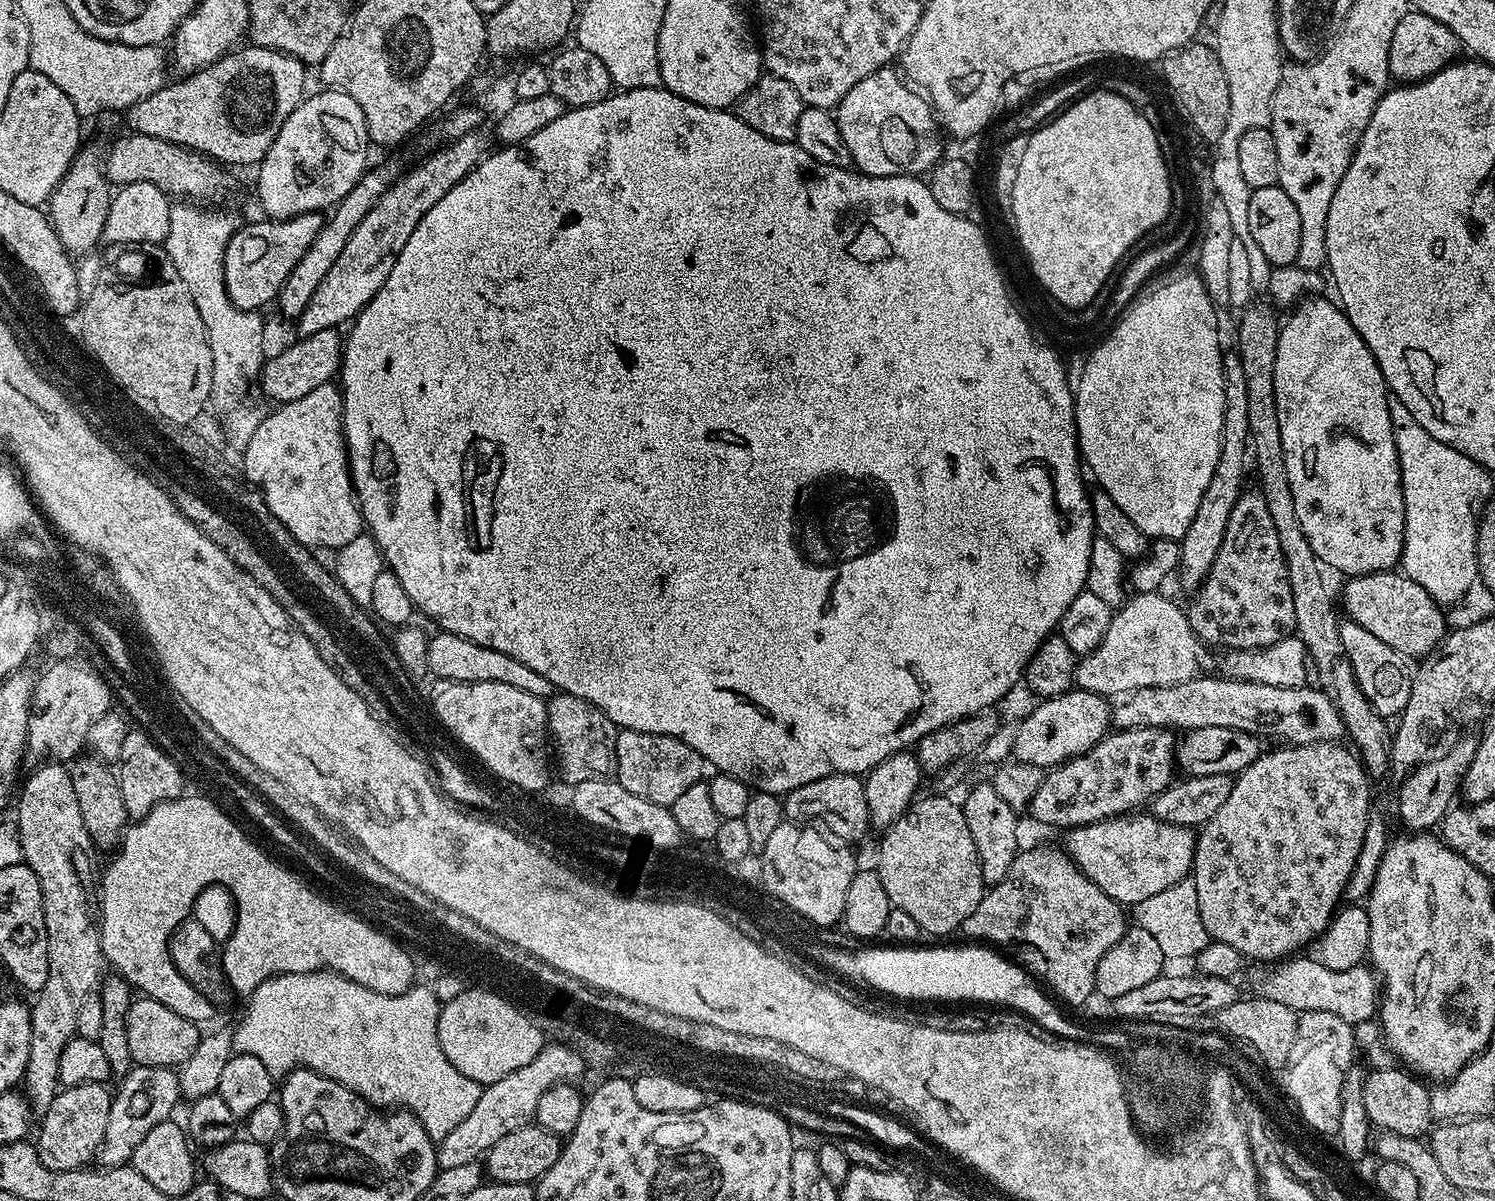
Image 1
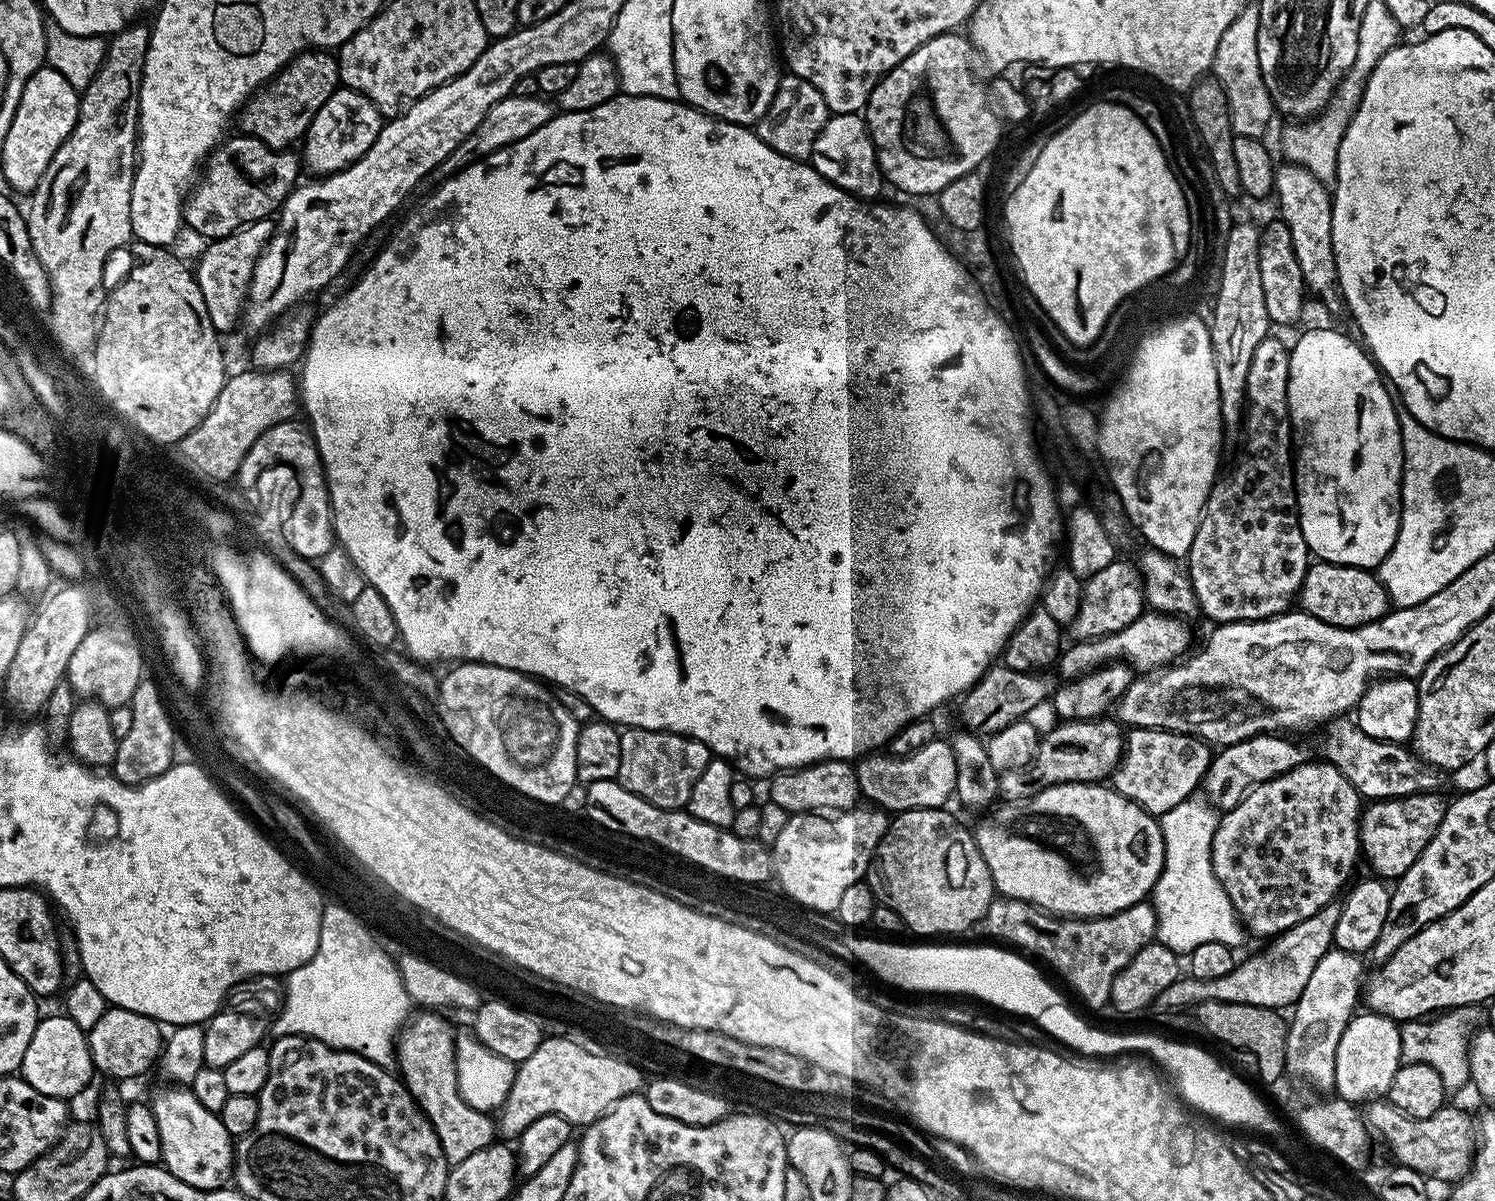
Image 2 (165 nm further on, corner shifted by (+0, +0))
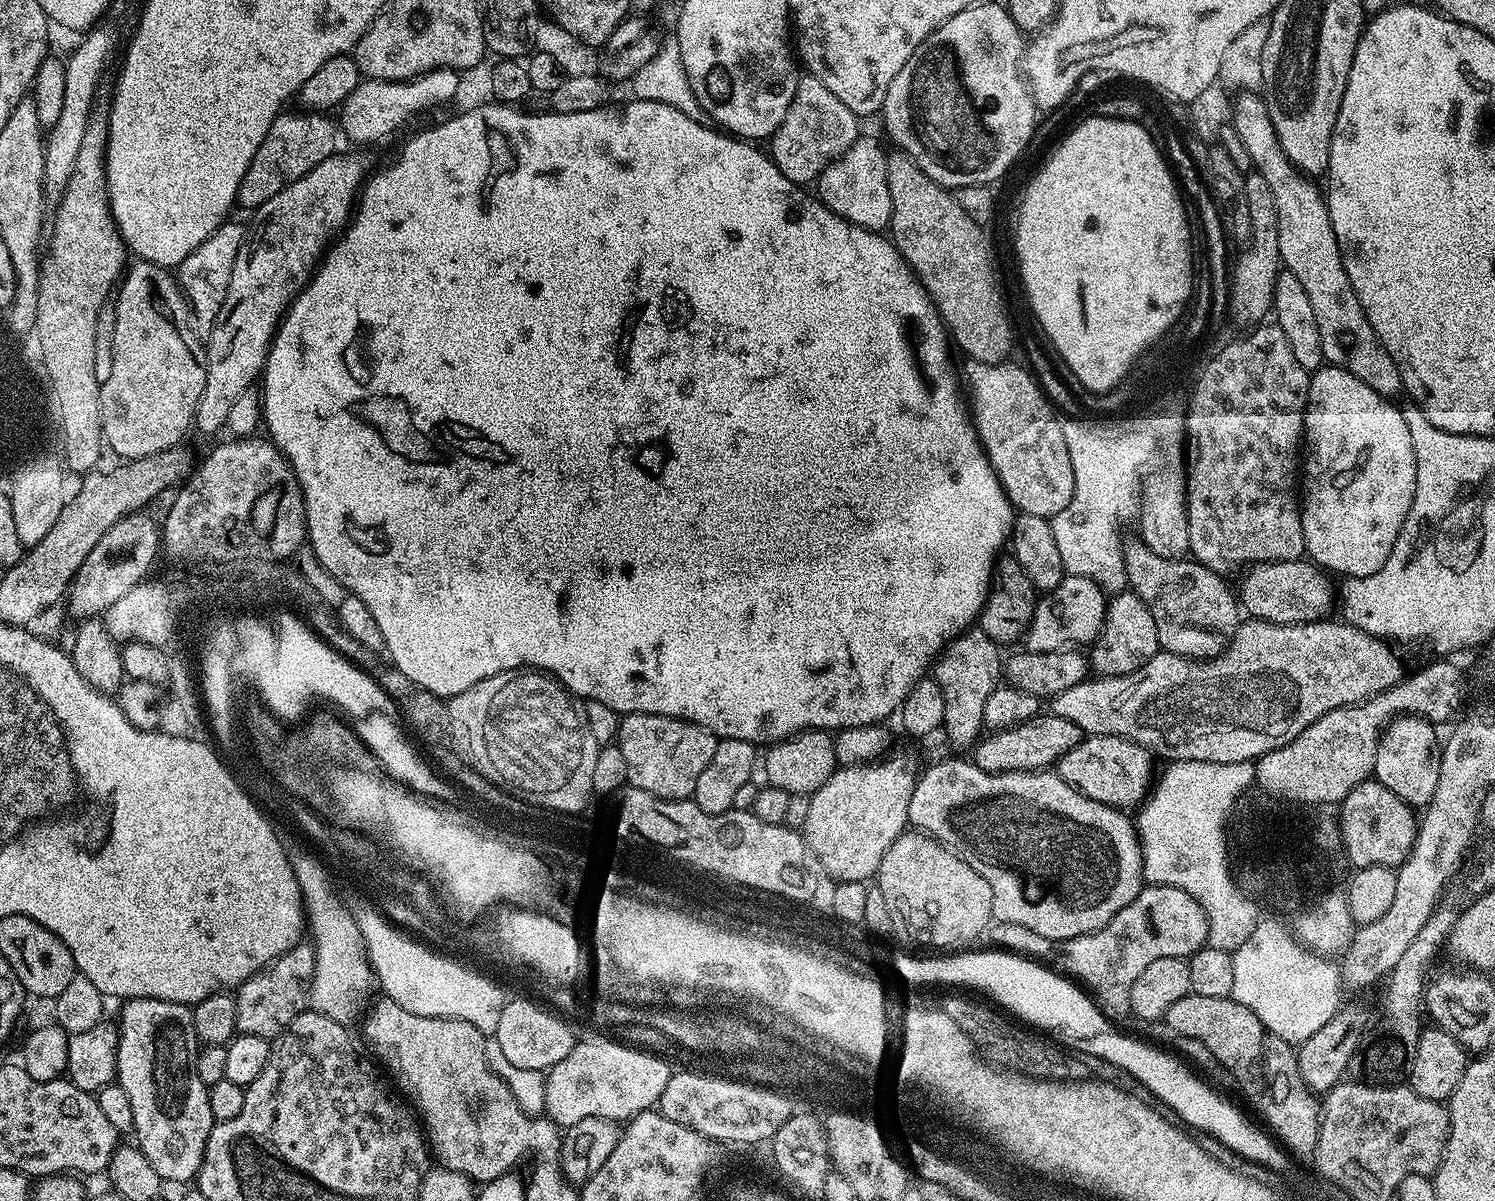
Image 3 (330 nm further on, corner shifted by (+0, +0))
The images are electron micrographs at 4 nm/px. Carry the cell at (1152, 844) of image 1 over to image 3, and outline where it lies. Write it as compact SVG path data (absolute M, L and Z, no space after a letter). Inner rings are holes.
M971 759L940 760L928 769L919 773L914 794L910 794L910 810L908 823L913 829L927 832L929 836L939 840L946 848L951 848L956 855L962 857L972 869L986 882L992 891L992 914L999 923L1026 926L1026 930L1034 930L1034 934L1042 934L1042 938L1050 938L1053 942L1069 940L1075 936L1085 936L1096 932L1122 910L1122 906L1130 906L1139 894L1144 878L1144 853L1140 850L1140 838L1135 823L1127 820L1125 813L1118 808L1111 808L1102 802L1094 802L1094 798L1086 798L1074 786L1067 784L1055 771L1041 770L1039 772L987 772L982 770Z

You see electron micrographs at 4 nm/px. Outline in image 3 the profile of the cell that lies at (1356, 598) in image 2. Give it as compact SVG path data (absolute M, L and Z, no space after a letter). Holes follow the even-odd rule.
M1307 558L1253 564L1244 574L1240 588L1238 584L1238 603L1251 619L1271 624L1314 624L1333 615L1338 596L1328 581L1329 573Z

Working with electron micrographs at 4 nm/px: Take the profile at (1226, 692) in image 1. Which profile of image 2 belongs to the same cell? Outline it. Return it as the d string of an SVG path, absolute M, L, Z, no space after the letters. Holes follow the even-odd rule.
M1347 715L1336 717L1323 725L1324 756L1342 774L1346 774L1350 786L1358 790L1365 801L1397 800L1399 796L1409 796L1415 792L1434 792L1441 786L1441 773L1430 764L1425 764L1419 756L1413 754L1405 745L1391 744L1378 738L1370 738L1356 725L1355 719Z

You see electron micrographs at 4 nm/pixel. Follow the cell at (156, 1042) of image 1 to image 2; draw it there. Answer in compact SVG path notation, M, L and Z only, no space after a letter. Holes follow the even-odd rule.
M109 1008L94 1022L94 1026L87 1029L88 1045L92 1055L92 1067L97 1073L104 1076L113 1076L116 1080L132 1080L143 1072L148 1072L160 1059L160 1053L166 1043L165 1033L162 1031L160 1021L150 1018L146 1014L134 1014L134 1010L122 1010L121 1008Z

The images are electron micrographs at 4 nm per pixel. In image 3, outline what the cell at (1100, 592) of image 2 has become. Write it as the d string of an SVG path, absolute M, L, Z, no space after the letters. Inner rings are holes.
M1065 575L1064 581L1052 592L1041 595L1036 602L1034 618L1024 635L1023 643L1029 652L1057 652L1063 648L1091 645L1104 628L1109 597L1104 589L1090 578Z

